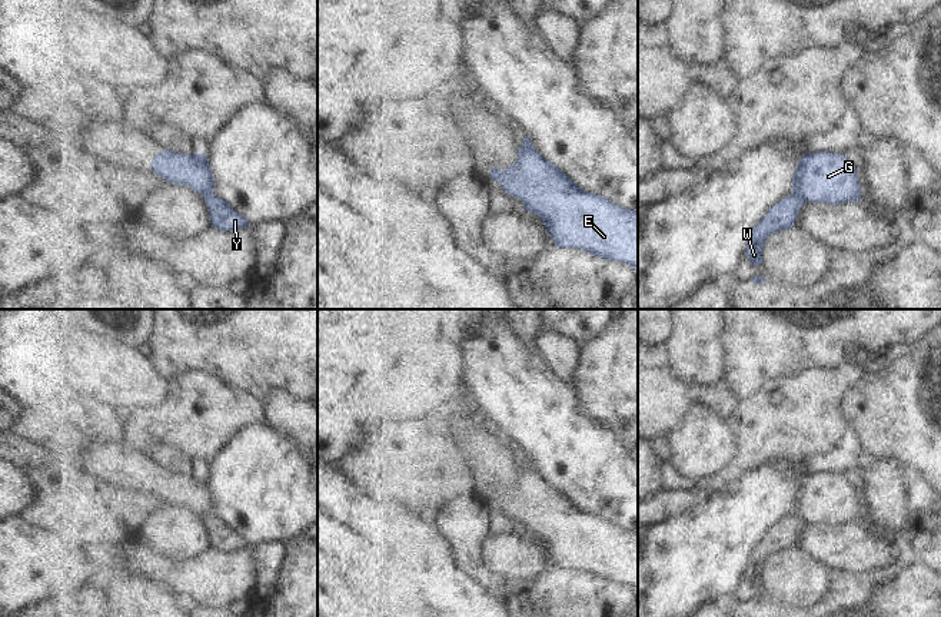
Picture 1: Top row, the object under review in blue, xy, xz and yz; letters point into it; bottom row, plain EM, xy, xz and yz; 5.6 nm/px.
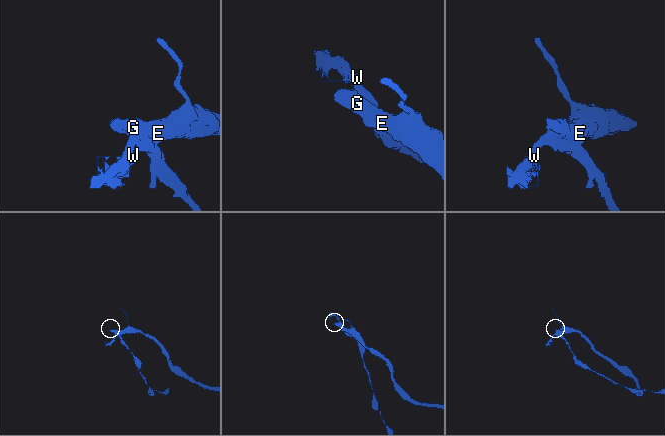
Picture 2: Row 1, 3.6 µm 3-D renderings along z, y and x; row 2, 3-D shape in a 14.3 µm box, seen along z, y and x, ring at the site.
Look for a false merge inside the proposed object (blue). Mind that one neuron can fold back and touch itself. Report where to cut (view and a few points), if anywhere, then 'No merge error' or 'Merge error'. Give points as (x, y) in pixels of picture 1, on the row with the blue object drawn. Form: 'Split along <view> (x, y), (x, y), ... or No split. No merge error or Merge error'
Split along yz (792, 192), (808, 201). Merge error.

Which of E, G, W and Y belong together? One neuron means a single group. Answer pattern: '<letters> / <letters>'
E G / W Y

